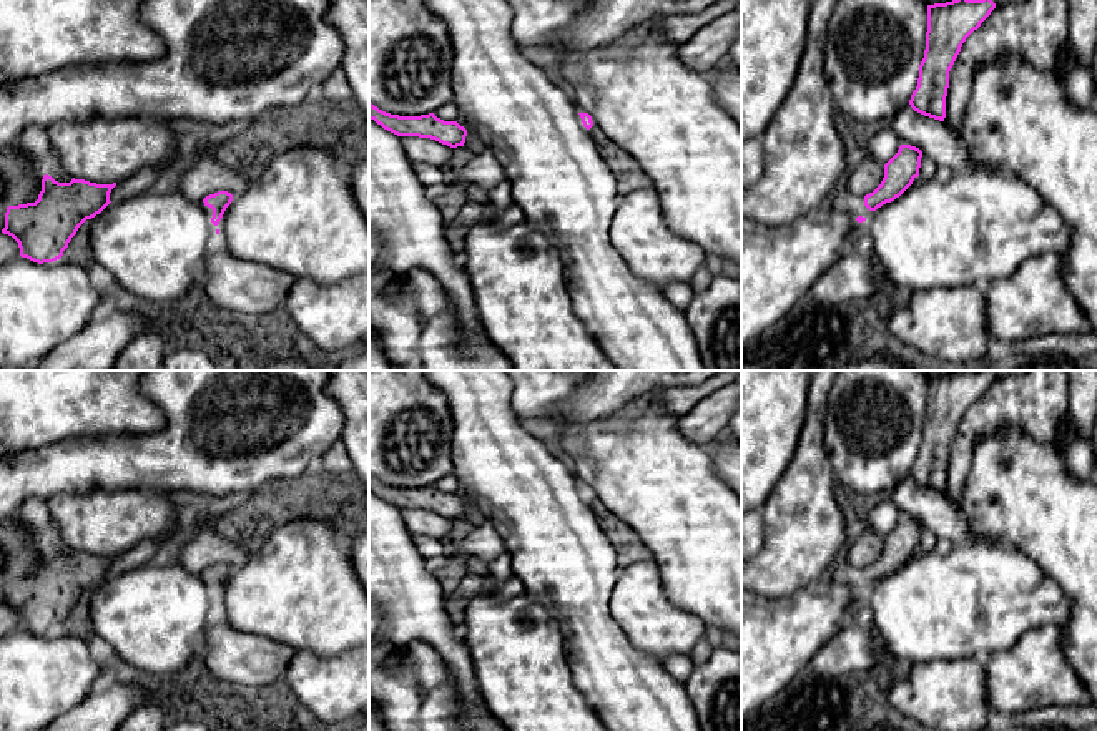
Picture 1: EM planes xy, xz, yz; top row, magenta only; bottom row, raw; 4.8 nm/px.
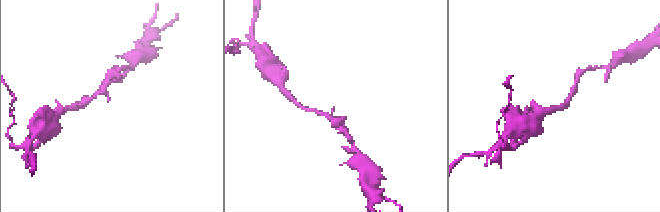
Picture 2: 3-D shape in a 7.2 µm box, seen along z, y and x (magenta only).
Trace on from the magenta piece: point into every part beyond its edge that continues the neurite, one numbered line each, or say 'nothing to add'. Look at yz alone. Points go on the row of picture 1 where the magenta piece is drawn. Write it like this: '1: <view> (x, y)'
1: yz (853, 278)

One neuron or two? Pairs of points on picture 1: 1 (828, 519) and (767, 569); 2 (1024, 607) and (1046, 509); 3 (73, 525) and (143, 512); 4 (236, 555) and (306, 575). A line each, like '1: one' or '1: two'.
1: one
2: two
3: one
4: two

